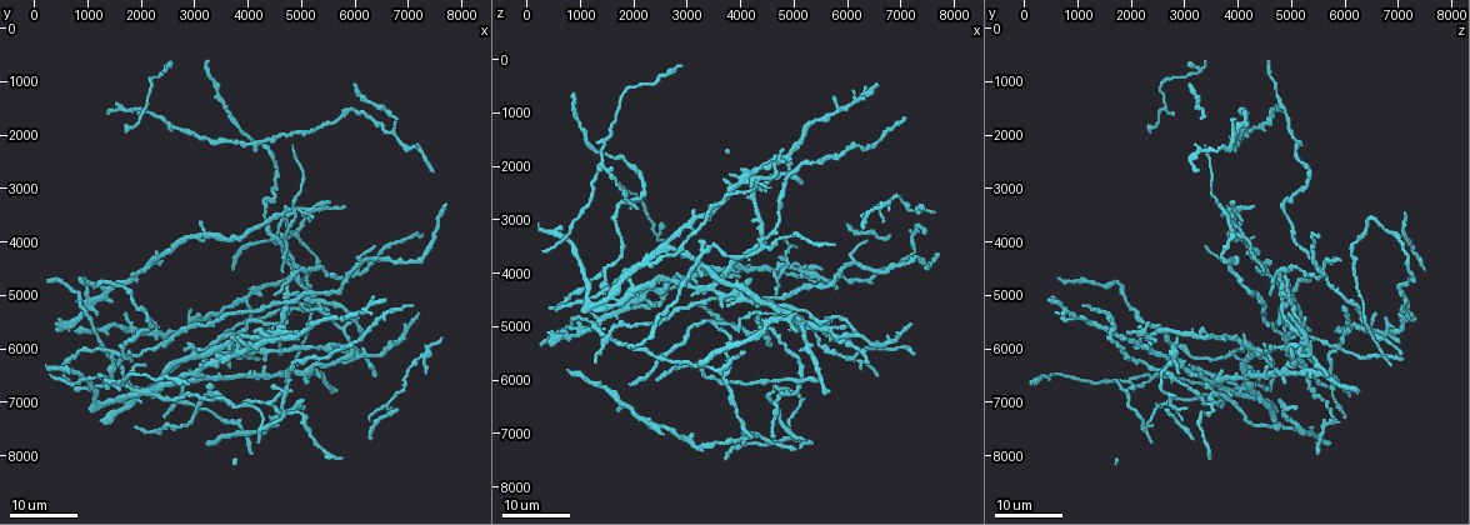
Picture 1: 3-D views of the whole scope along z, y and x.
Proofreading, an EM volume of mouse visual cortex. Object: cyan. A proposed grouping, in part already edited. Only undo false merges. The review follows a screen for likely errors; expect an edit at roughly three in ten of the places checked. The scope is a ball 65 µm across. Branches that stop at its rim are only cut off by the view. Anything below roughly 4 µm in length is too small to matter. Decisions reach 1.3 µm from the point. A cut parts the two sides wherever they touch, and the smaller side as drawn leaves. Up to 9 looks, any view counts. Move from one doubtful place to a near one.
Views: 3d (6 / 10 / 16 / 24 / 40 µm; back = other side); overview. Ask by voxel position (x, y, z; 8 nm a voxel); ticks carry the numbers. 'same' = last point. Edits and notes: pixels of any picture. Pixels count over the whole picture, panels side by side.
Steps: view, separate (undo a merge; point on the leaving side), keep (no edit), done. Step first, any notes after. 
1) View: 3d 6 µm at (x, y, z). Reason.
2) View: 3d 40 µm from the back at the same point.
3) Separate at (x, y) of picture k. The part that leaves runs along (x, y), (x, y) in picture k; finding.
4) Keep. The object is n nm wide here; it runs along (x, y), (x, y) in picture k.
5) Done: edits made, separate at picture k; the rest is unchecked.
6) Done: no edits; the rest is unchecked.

View: 3d 24 µm at (3050, 6900, 3300). Branch point.

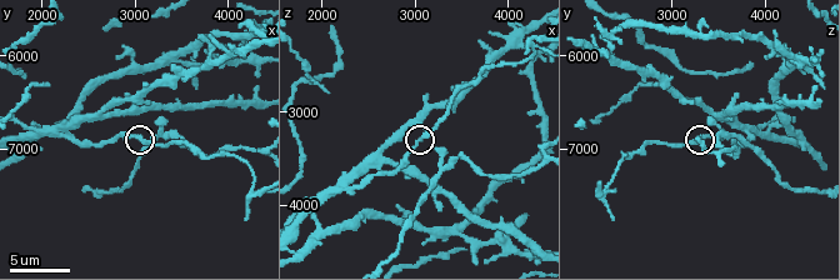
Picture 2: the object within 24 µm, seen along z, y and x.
View: 3d 6 µm at (3050, 6900, 3350).

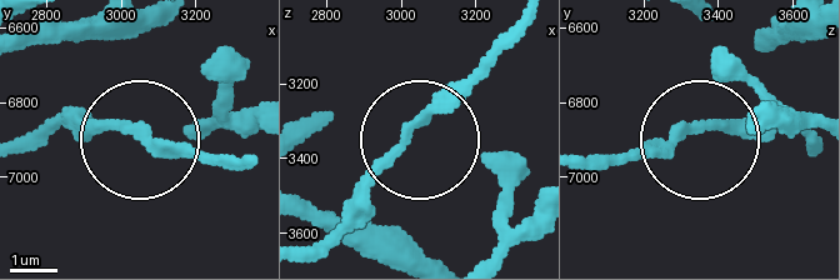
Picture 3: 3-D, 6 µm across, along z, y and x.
Keep. It runs along (311, 253), (510, 29) in picture 3; continuous, no second neuron.

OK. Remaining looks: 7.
View: 3d 16 µm at (4450, 7050, 3500). A fork.

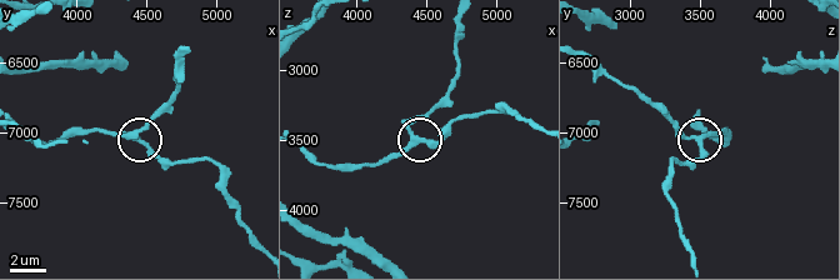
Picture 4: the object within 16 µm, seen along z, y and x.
View: 3d 6 µm at (4420, 7040, 3460).

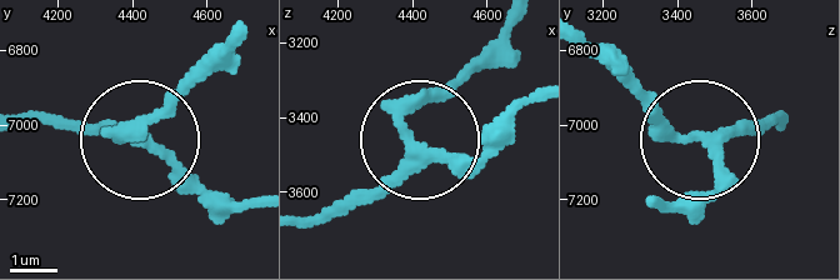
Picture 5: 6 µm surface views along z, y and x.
Keep. It runs along (783, 125), (688, 136), (608, 69) in picture 5; one neuron here.

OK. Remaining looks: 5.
View: 3d 16 µm at (4100, 7100, 2450). Thick turns thin.

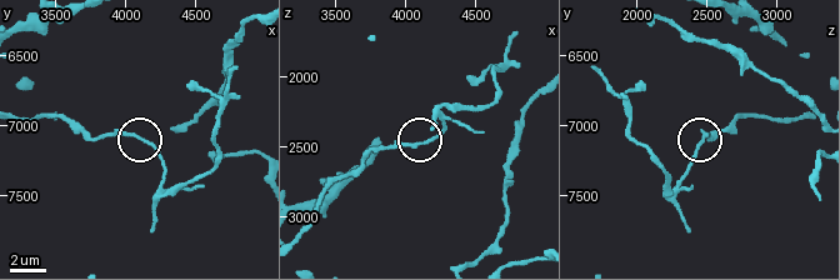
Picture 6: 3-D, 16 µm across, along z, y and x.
Separate at (161, 155) of picture 6. A second neuron is stuck on.

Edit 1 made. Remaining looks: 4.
View: overview. Redraw.

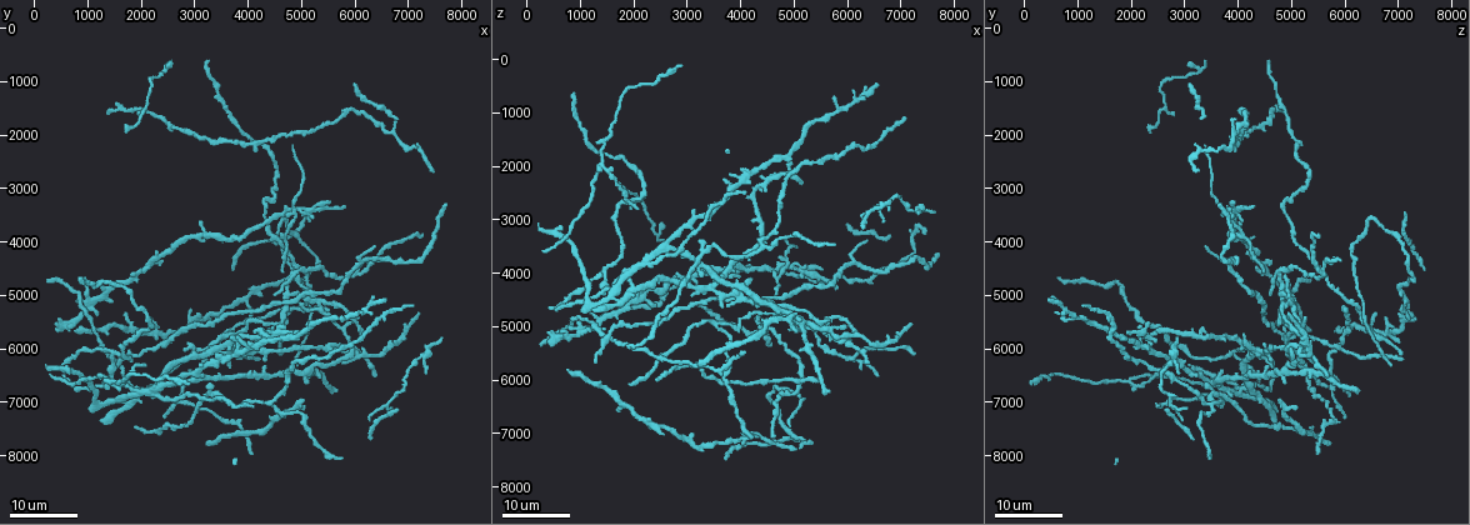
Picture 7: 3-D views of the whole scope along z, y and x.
View: 3d 24 µm at (1850, 6800, 4000). Four arms meet.

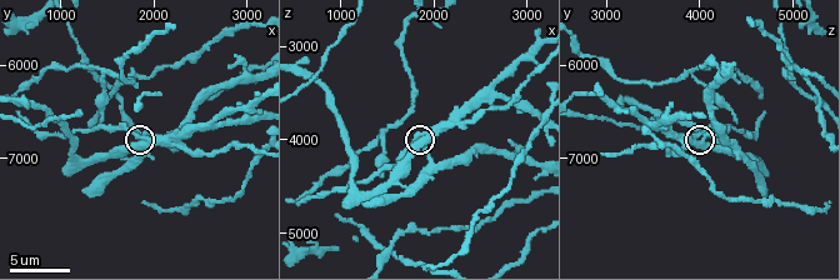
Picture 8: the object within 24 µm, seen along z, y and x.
View: 3d 10 µm at (1900, 6900, 4000).

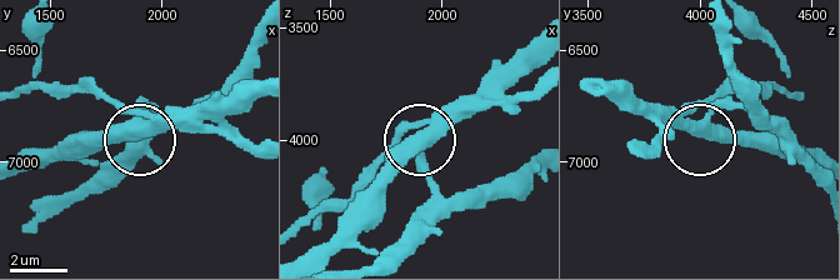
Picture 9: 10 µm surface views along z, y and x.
Keep. The object is 410 nm wide here; it runs along (534, 169), (454, 198), (411, 140), (390, 140), (364, 166) in picture 9; continuous, no second neuron.

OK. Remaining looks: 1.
Done: edits made, separate at picture 6; the rest is unchecked.

